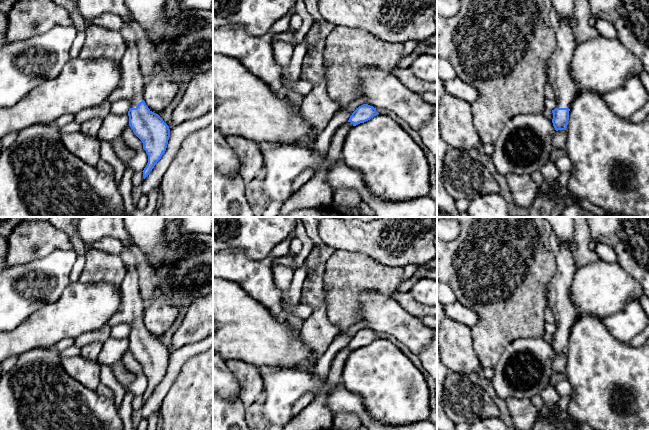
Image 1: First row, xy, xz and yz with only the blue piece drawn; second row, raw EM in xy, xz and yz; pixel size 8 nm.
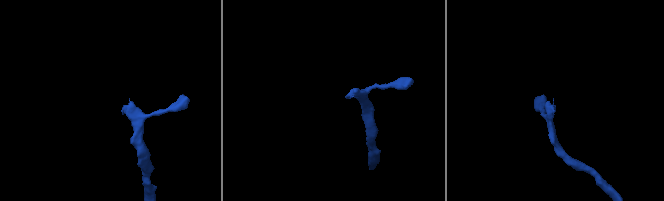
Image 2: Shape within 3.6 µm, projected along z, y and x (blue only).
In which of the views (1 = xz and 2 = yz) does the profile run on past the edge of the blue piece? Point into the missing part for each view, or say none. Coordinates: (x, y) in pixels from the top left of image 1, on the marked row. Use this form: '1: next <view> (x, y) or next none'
1: next xz (334, 153)
2: next yz (558, 73)

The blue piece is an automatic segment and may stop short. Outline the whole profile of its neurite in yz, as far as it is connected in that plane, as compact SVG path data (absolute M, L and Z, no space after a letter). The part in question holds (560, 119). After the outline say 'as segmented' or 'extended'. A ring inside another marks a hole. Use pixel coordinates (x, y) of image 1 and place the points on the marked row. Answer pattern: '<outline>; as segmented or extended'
M565 18L559 20L559 29L555 31L557 46L549 58L545 70L547 83L555 92L556 108L552 110L552 123L556 131L566 130L571 103L575 99L577 87L572 79L570 65L577 45L575 29Z; extended

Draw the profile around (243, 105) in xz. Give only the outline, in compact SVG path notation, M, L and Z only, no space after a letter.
M213 53L213 125L225 137L233 135L257 143L304 146L319 135L304 119L301 107L294 107L283 92L273 91L237 59L217 53Z

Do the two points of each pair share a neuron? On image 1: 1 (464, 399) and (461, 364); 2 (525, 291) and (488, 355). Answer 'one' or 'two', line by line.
1: two
2: one

